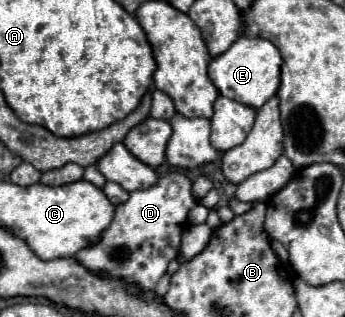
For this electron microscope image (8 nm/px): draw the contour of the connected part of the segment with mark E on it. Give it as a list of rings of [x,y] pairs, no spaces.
[[[241,35],[225,53],[213,57],[213,61],[209,63],[209,77],[221,95],[249,105],[253,109],[259,109],[267,99],[271,99],[277,93],[281,81],[281,65],[281,53],[271,41]]]

